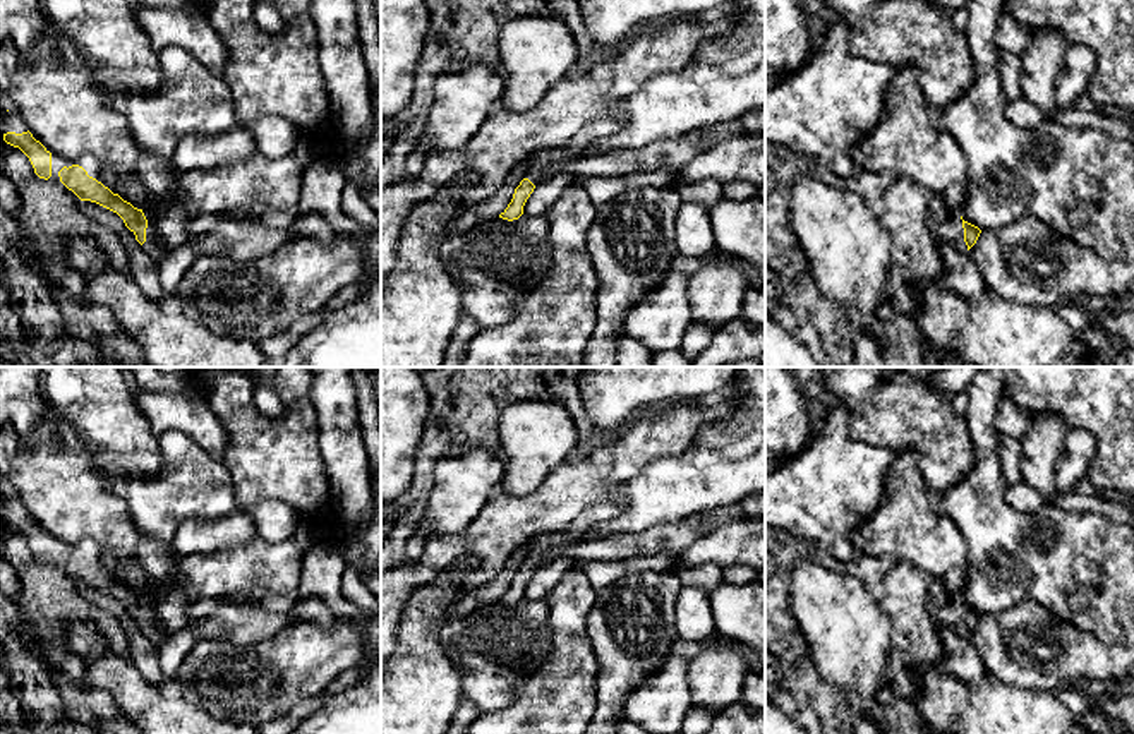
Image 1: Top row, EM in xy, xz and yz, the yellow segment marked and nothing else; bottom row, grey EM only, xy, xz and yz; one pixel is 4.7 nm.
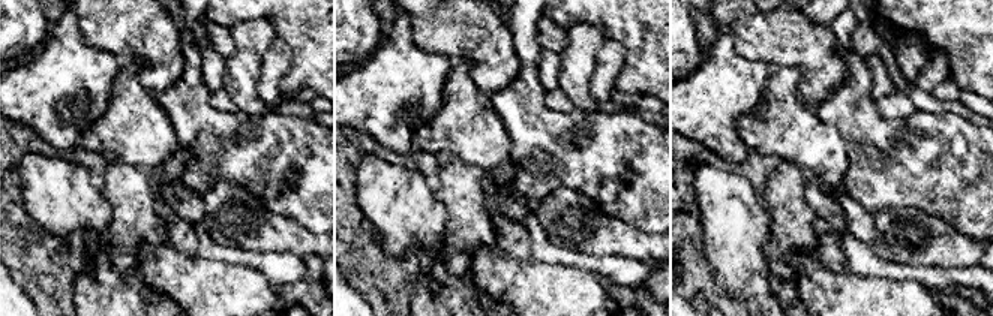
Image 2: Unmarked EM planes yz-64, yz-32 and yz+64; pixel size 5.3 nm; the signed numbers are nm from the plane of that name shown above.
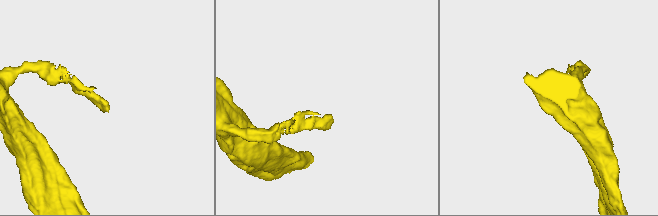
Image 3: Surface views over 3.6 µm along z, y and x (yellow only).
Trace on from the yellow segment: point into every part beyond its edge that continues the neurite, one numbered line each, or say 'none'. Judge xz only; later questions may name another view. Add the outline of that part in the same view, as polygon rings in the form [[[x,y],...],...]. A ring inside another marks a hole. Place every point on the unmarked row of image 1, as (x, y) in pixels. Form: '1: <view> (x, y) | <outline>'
1: xz (573, 542) | [[[765,492],[748,496],[731,506],[697,513],[673,525],[652,526],[642,533],[590,535],[597,523],[612,516],[614,506],[611,501],[587,508],[563,532],[535,535],[532,542],[537,549],[528,554],[525,563],[539,569],[558,557],[571,561],[618,561],[659,552],[679,554],[719,526],[746,518],[765,518]]]

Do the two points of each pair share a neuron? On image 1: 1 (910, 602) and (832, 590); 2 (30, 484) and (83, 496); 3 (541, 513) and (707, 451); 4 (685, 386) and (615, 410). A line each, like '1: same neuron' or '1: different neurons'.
1: different neurons
2: same neuron
3: different neurons
4: same neuron

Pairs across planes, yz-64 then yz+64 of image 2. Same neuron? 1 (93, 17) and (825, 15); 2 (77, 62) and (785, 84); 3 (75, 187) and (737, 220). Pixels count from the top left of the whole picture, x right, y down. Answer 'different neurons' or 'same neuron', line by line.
1: different neurons
2: different neurons
3: same neuron

